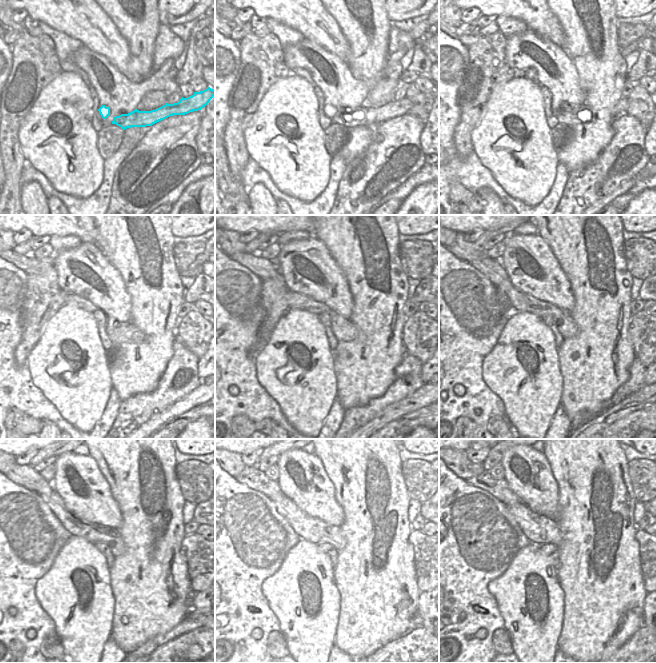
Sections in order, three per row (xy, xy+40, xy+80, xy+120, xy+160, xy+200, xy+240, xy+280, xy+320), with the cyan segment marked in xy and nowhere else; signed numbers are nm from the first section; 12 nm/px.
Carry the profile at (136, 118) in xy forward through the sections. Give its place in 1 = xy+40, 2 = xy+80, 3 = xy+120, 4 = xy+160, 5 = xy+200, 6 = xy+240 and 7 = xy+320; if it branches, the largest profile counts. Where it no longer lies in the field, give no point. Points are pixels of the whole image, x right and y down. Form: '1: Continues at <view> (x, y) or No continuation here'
1: Continues at xy+40 (361, 116)
2: Continues at xy+80 (571, 115)
3: Continues at xy+120 (118, 332)
4: Continues at xy+160 (344, 330)
5: Continues at xy+200 (492, 269)
6: Continues at xy+240 (92, 532)
7: Continues at xy+320 (539, 529).

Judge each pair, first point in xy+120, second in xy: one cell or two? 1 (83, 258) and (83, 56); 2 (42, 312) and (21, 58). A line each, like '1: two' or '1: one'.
1: one
2: one

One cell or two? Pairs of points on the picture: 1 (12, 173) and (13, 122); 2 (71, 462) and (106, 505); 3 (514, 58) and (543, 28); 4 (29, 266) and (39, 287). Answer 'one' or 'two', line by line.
1: one
2: one
3: two
4: two

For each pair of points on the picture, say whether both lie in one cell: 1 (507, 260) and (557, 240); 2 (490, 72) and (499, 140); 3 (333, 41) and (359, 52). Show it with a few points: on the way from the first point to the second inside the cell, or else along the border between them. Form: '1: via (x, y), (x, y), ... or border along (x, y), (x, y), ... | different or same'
1: border along (536, 233), (544, 240), (559, 263) | different
2: border along (513, 77), (494, 88), (482, 111) | different
3: border along (339, 27), (348, 43), (349, 63) | different

